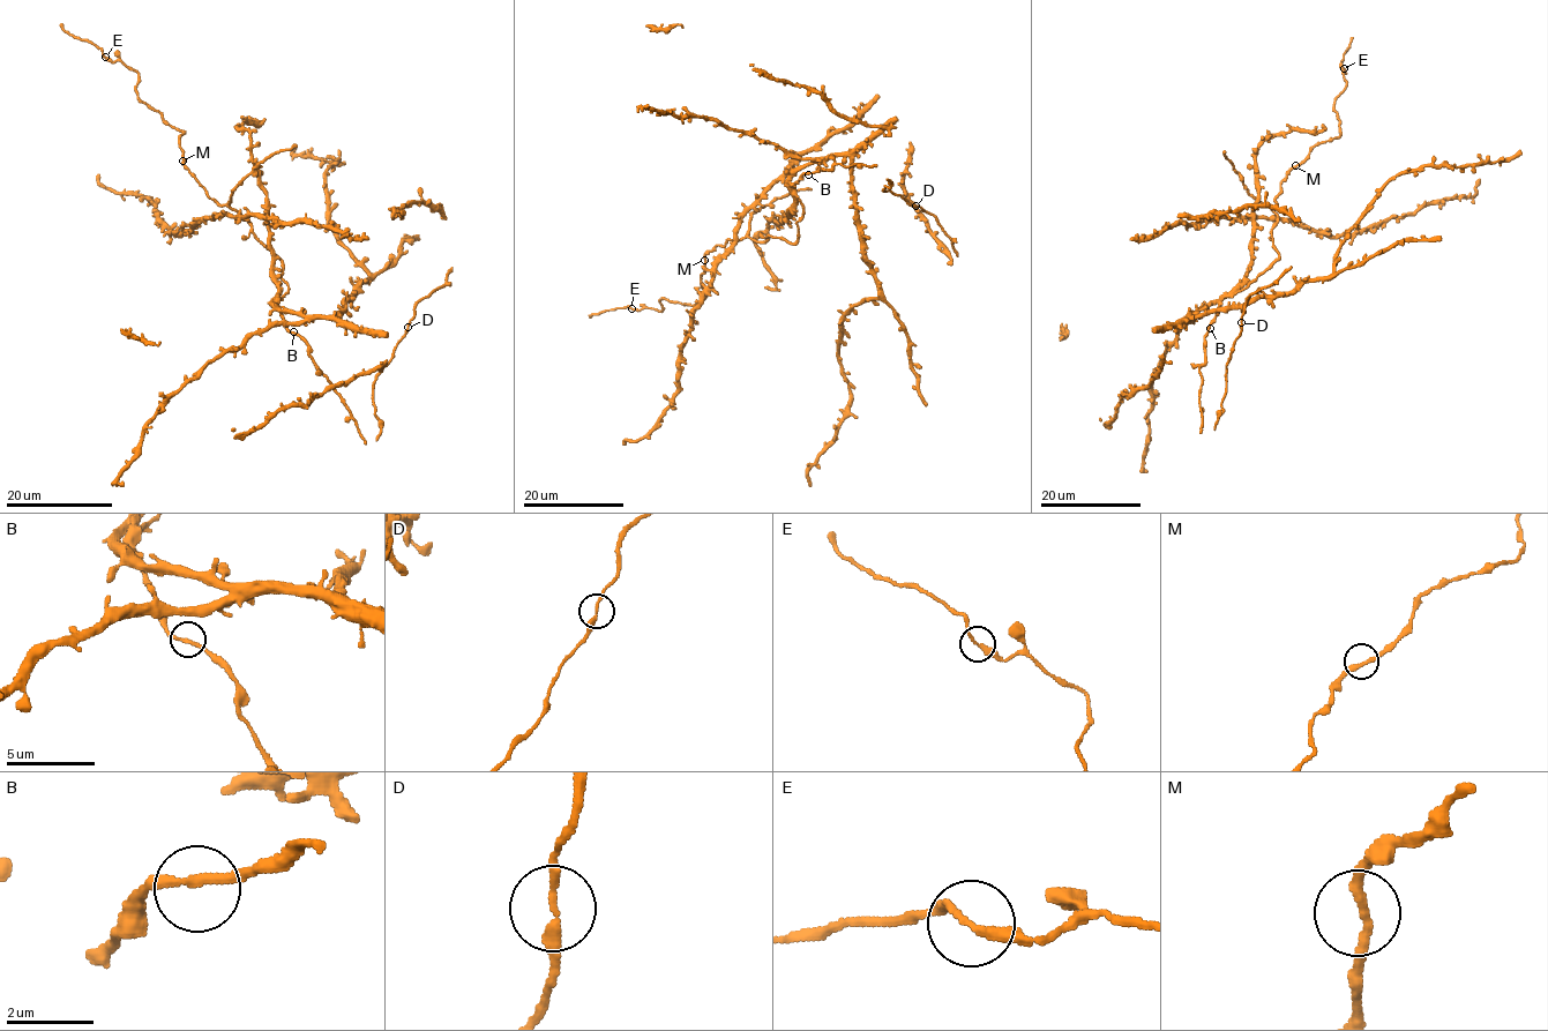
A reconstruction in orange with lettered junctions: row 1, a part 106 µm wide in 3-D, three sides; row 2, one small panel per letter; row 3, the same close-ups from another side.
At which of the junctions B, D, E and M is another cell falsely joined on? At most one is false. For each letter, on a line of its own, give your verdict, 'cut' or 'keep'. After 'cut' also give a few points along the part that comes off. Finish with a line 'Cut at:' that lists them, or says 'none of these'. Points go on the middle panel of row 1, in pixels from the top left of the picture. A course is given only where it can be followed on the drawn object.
B: keep
D: keep
E: keep
M: keep
Cut at: none of these

